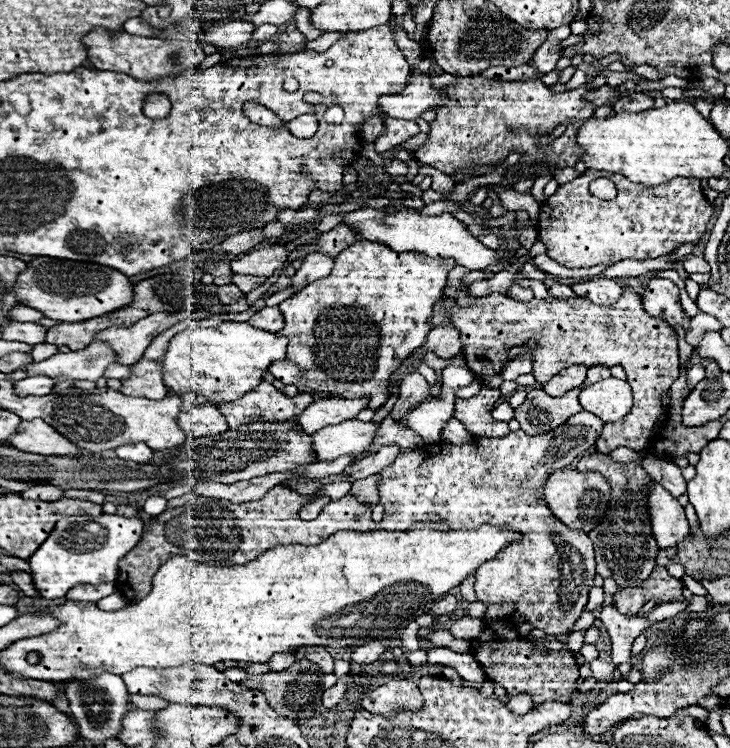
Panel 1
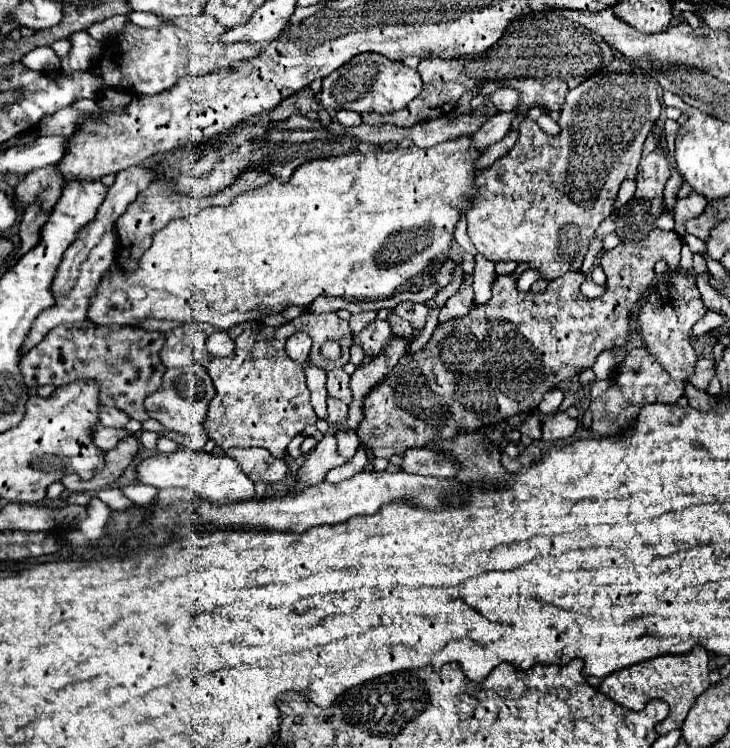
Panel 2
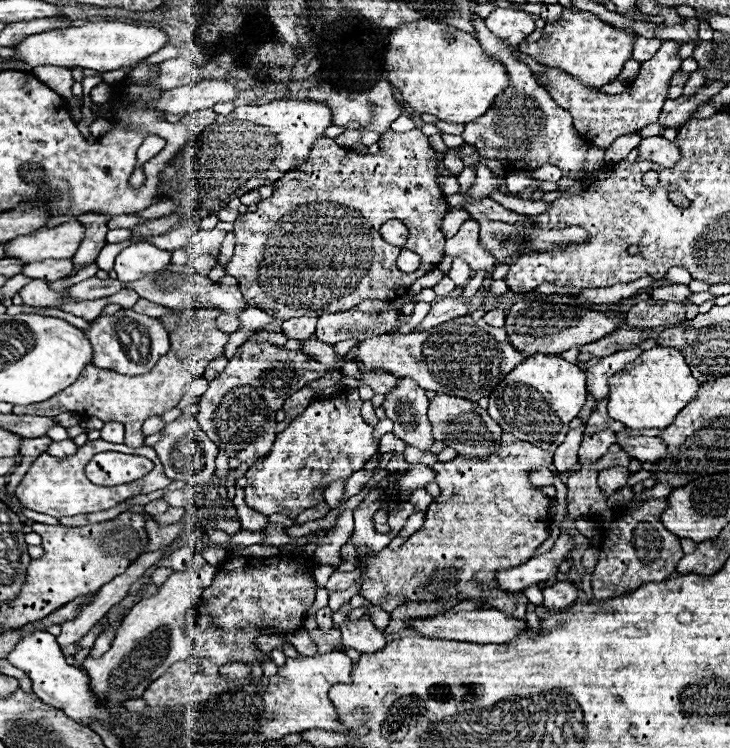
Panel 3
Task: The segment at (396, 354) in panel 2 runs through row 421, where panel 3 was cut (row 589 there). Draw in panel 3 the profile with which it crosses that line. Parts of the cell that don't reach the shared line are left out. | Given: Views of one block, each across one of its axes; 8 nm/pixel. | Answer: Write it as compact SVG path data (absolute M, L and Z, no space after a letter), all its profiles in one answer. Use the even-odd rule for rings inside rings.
M356 582L352 588L348 588L348 590L344 590L344 592L334 592L334 594L330 594L330 610L332 612L336 612L340 606L344 606L352 596L356 596L360 592L360 582Z

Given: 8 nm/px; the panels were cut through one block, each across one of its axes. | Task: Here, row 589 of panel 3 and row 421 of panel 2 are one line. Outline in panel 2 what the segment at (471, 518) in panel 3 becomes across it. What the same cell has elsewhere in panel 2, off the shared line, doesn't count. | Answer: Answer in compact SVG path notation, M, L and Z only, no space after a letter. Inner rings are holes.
M656 228L638 244L620 244L606 251L600 259L607 276L606 292L594 300L586 300L578 292L582 272L568 272L552 280L544 294L518 292L514 274L496 276L488 304L474 306L470 314L440 324L424 350L400 358L386 380L366 396L364 420L356 430L366 454L390 458L414 446L422 448L436 440L456 438L456 434L464 434L464 430L488 428L520 412L534 412L548 390L562 386L582 370L590 370L602 350L618 348L628 342L632 332L632 308L642 302L644 294L650 290L654 264L664 260L668 270L678 270L681 249L682 239L676 232Z

